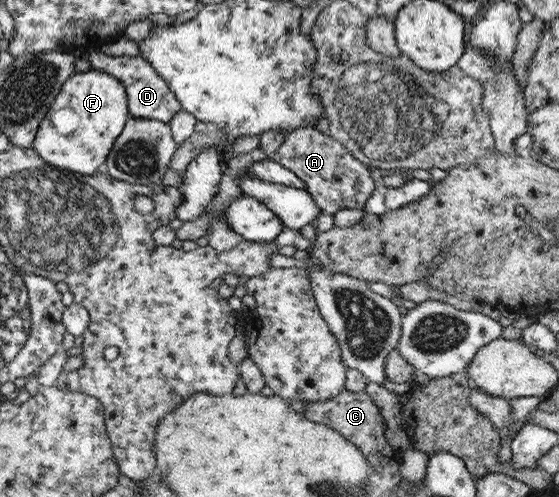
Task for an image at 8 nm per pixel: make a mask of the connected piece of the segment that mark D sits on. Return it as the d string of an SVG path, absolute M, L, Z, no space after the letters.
M88 51L85 54L88 63L93 69L104 71L118 79L124 85L126 91L128 113L132 118L158 119L162 123L168 124L175 113L181 110L181 104L174 97L174 94L163 81L154 68L142 56L107 56L102 51Z

